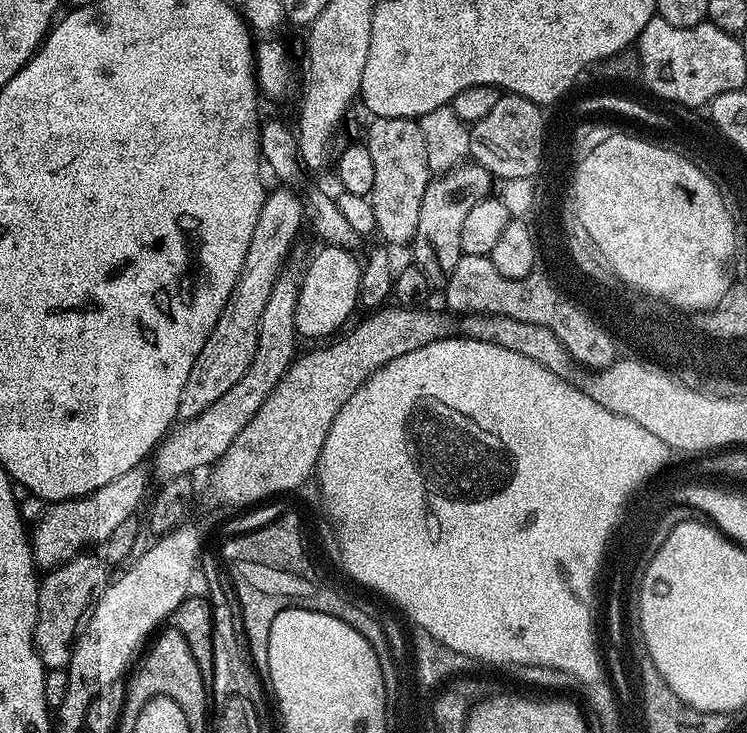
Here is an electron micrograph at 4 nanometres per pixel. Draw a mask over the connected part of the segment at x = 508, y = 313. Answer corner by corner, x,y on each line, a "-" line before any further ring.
461,255
458,266
454,266
454,270
448,273
444,286
444,300
449,304
445,305
453,313
489,312
492,316
518,318
522,322
546,326
554,330
556,337
563,342
579,365
594,370
604,368
617,359
617,341
603,323
592,324
588,313
579,304
560,300
560,296
552,292
544,280
520,281
518,278
506,278
506,274
498,274
498,266
494,266
491,256

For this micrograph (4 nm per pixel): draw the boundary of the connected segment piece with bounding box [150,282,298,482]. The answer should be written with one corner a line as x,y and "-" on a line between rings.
277,283
270,296
270,302
266,304
266,310
262,310
258,346
248,367
248,373
237,384
230,386
230,390
226,390
226,394
222,394
218,402
206,406
202,414
187,417
183,422
177,423
156,445
150,460
150,465
152,464
150,472
155,479
157,476
157,481
192,476
199,468
211,469
216,461
222,458
222,454
226,454
234,438
242,434
242,426
246,426
246,422
254,418
262,402
271,394
274,386
278,386
278,382
292,365
298,350
296,349
298,333
295,326
297,287
294,284
292,286
284,283

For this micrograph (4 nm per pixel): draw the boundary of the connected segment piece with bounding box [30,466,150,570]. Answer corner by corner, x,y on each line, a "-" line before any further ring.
139,466
126,470
126,474
114,478
114,482
106,482
106,486
94,490
89,496
49,503
30,532
32,559
36,561
37,569
57,568
59,564
73,560
85,550
91,549
88,548
91,544
103,545
104,540
110,538
111,532
121,522
137,515
136,507
144,496
148,480
150,481
149,473

